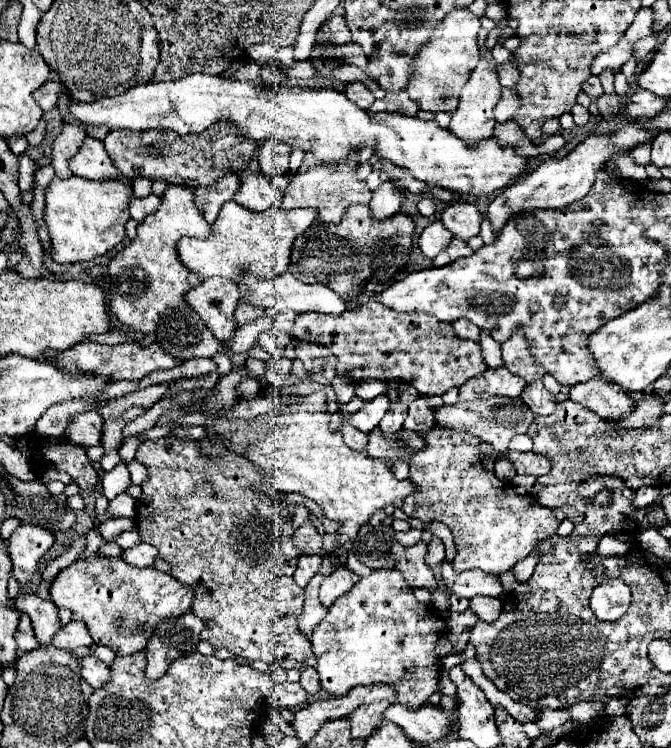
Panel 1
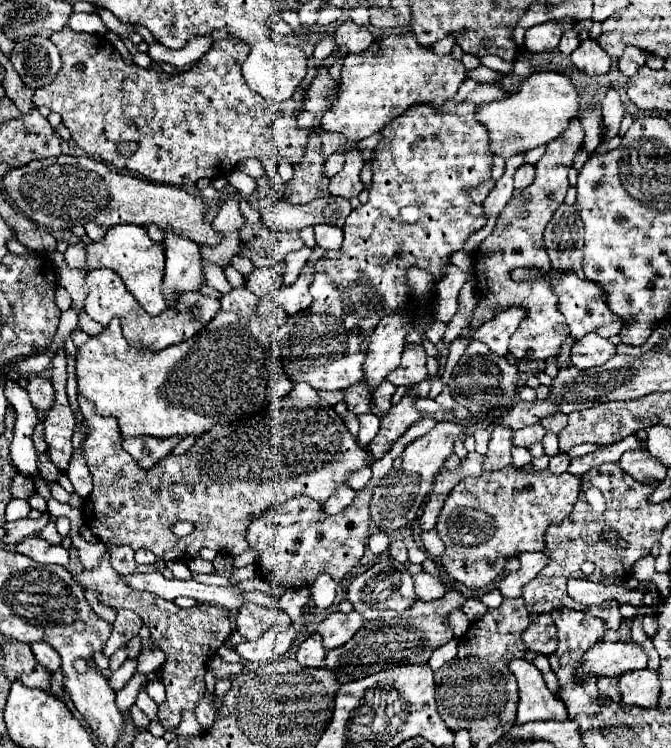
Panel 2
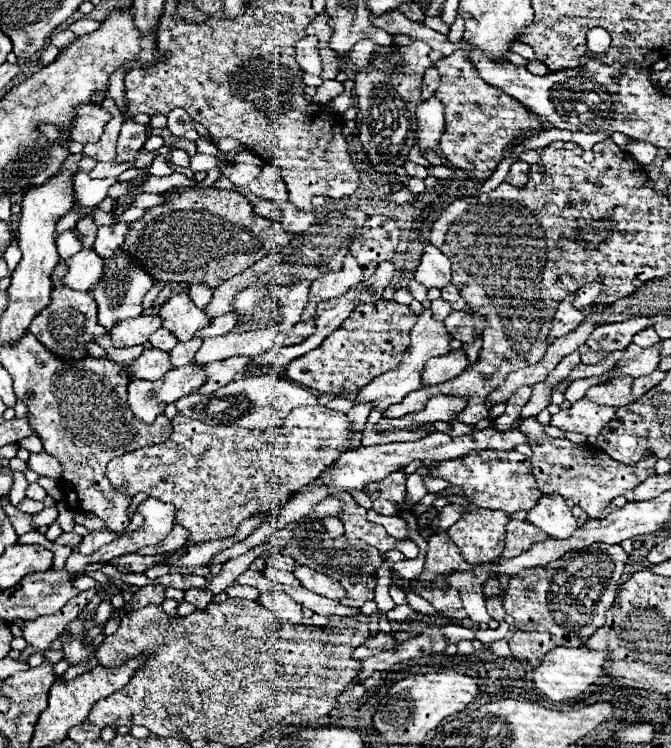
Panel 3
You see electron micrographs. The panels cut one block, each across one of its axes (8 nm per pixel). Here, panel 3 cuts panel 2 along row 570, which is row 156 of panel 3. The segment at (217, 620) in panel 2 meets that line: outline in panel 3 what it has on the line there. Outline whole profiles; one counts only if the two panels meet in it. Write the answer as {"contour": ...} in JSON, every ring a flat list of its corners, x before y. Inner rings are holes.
{"contour":[[102,102,102,108,110,110,114,114,114,118,106,124,106,130,98,142,84,146,82,156,90,156,98,162,108,162,108,160,116,158,116,142,118,142,118,134,120,134,120,126,122,126,122,116,120,116,118,108,114,106,114,102]]}

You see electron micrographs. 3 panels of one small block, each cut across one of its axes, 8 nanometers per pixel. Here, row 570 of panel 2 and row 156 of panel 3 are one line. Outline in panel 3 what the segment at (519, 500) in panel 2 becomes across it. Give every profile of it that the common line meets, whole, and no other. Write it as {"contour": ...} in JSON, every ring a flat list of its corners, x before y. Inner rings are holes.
{"contour":[[462,50,438,60,434,66,440,70,440,86,434,96,444,104,448,128,440,138,440,150,452,168,464,170,472,180,488,180,516,136,544,128,538,116,530,114,518,100,482,82,474,64,464,58]]}

